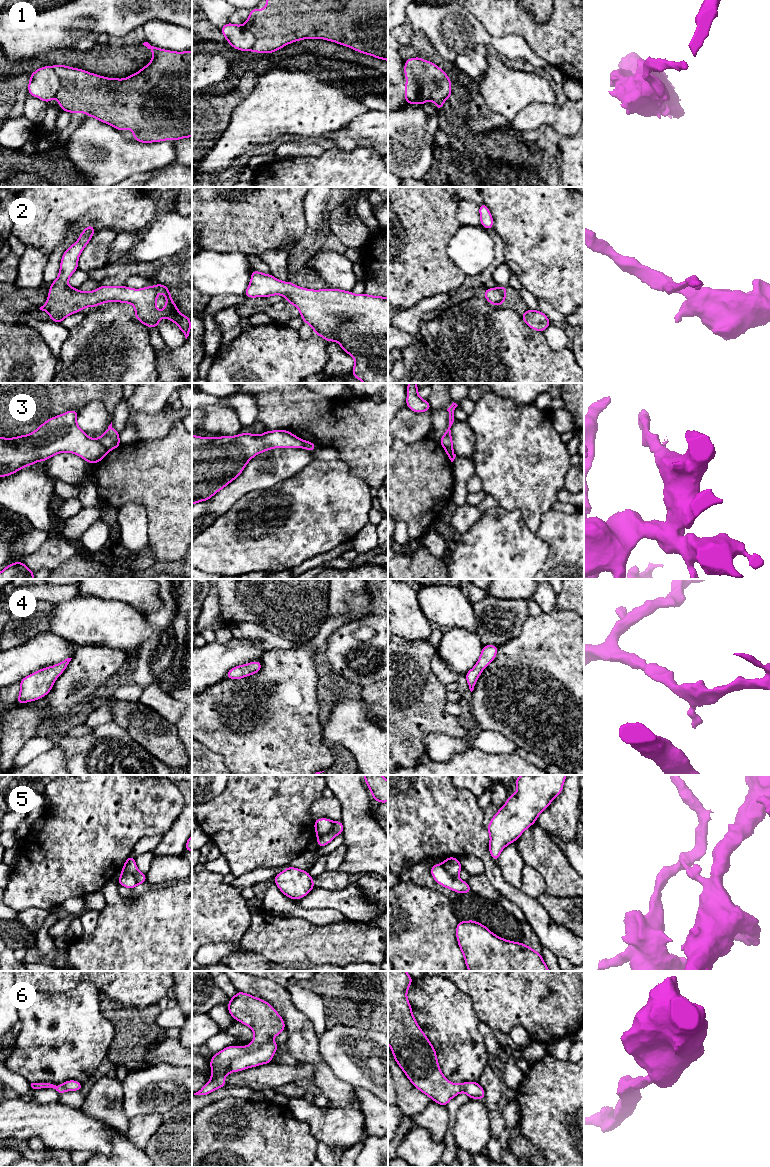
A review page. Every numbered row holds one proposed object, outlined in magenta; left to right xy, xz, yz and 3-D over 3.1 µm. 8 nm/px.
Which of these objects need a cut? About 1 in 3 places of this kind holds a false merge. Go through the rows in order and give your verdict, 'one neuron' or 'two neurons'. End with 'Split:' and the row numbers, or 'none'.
1: two neurons
2: one neuron
3: two neurons
4: one neuron
5: two neurons
6: one neuron
Split: 1, 3, 5

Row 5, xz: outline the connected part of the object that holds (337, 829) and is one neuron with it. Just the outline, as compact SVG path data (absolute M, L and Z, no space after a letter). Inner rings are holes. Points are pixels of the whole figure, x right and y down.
M341 820L334 821L332 830L328 834L317 836L318 847L321 848L326 846L328 843L330 843L333 840L335 836L342 834L343 830L344 830L344 826Z

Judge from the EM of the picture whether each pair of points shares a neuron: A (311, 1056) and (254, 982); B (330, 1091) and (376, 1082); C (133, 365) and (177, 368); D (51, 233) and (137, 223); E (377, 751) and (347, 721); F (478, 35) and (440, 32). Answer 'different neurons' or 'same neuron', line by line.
A: same neuron
B: different neurons
C: different neurons
D: same neuron
E: same neuron
F: same neuron

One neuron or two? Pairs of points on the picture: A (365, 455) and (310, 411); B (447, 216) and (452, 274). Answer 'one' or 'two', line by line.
A: one
B: one

